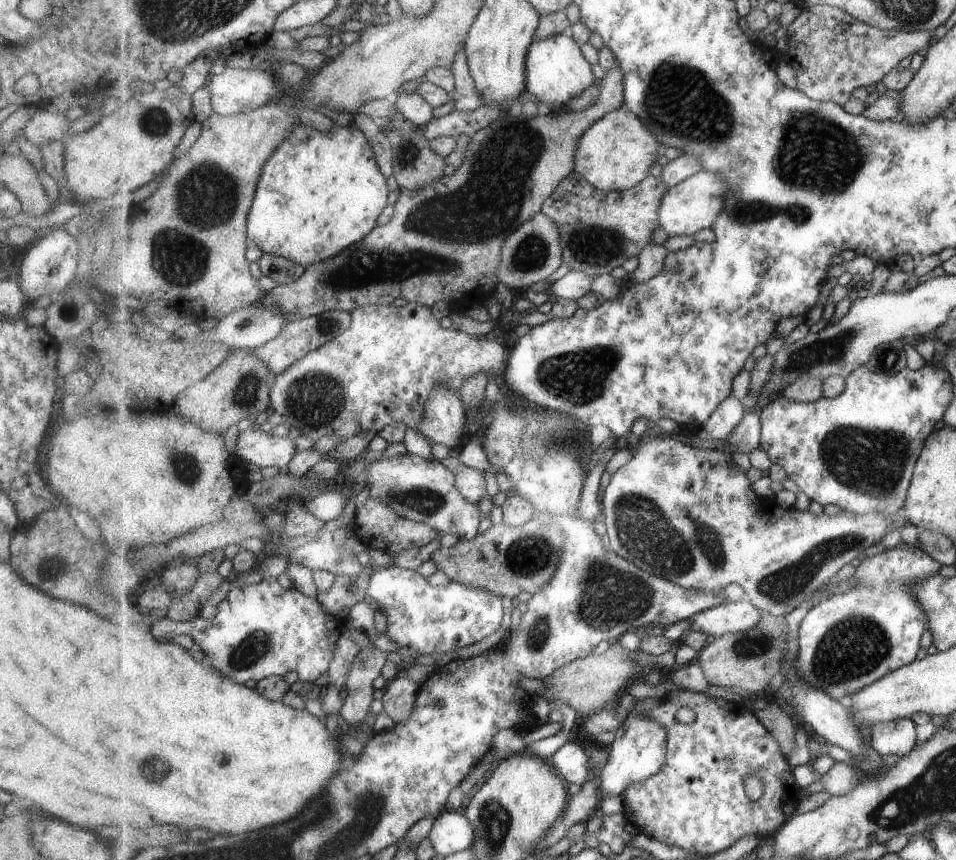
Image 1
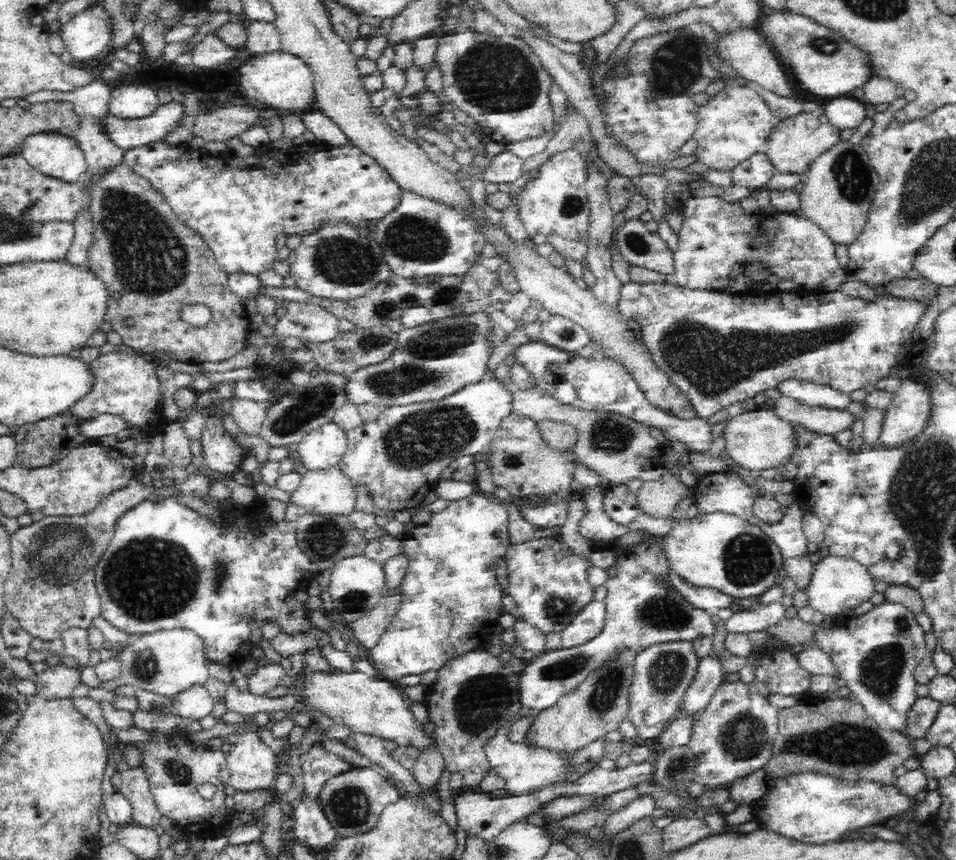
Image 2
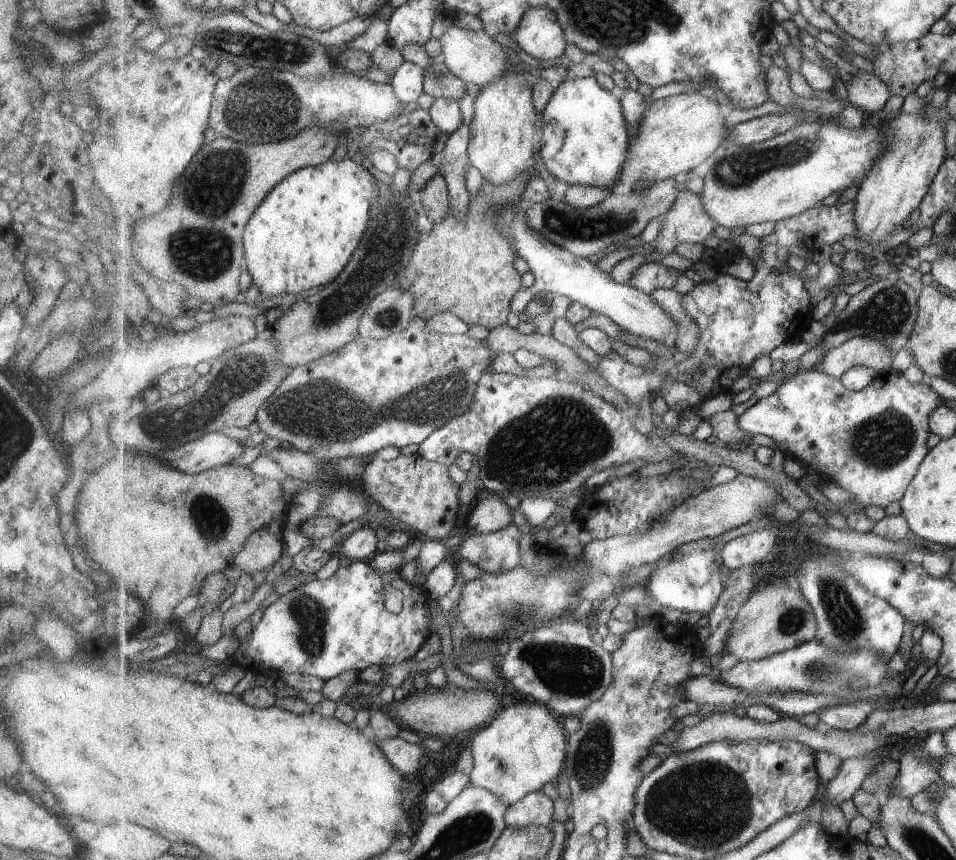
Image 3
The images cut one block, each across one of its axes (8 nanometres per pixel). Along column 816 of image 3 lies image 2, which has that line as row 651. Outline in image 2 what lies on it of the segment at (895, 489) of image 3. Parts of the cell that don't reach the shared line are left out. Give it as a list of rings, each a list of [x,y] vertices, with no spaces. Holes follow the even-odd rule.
[[[475,492],[462,500],[449,501],[444,510],[432,514],[432,517],[428,522],[418,525],[405,533],[402,538],[402,551],[408,553],[410,562],[408,562],[408,568],[401,582],[402,587],[402,602],[399,607],[398,613],[390,621],[390,624],[386,627],[386,630],[382,633],[380,640],[368,651],[369,659],[373,665],[380,670],[381,678],[386,678],[389,681],[397,682],[398,679],[409,674],[424,674],[428,670],[439,671],[448,660],[454,657],[463,655],[465,652],[471,650],[484,648],[491,640],[494,639],[494,628],[497,624],[497,618],[502,615],[503,597],[502,589],[496,579],[496,562],[500,558],[504,558],[505,550],[511,543],[508,540],[508,512],[504,503],[491,496],[482,495]]]

